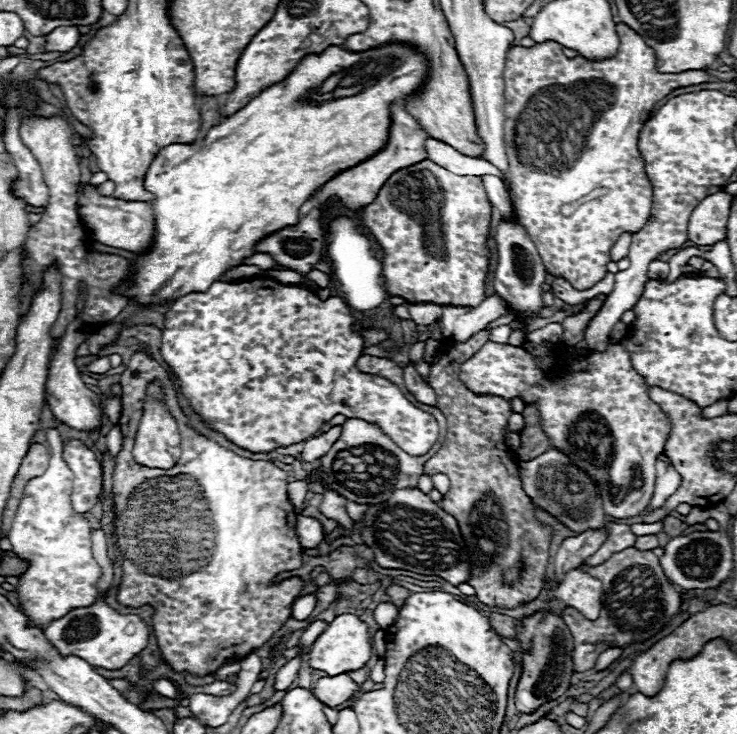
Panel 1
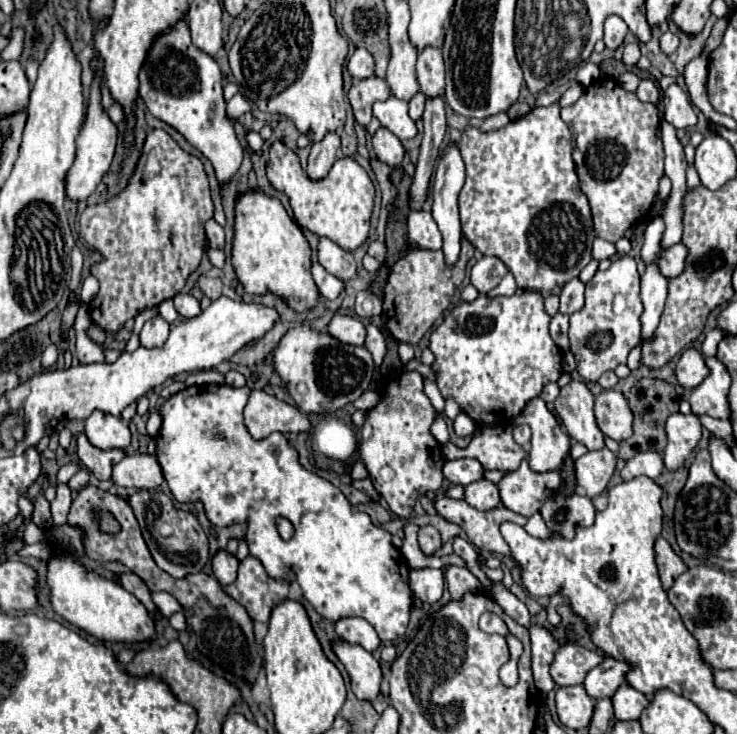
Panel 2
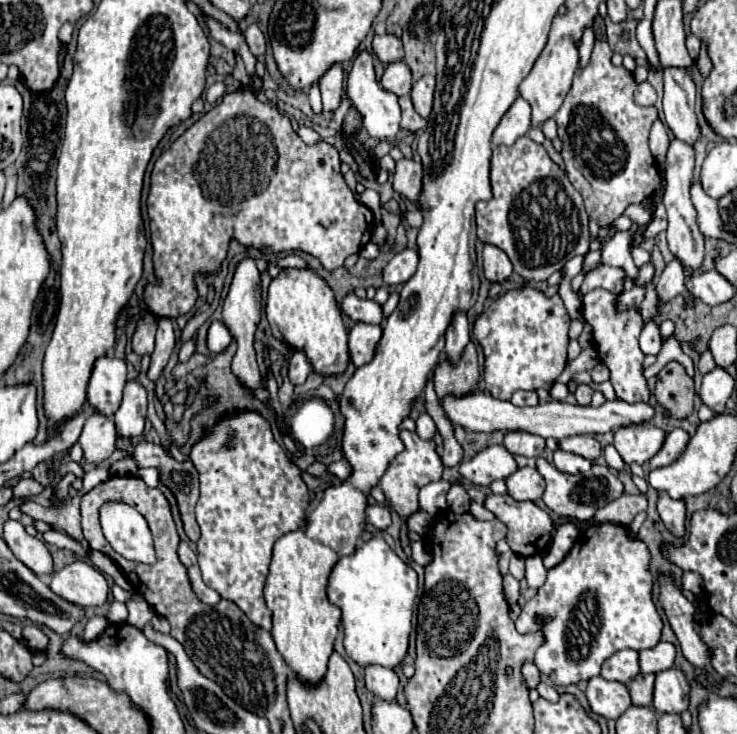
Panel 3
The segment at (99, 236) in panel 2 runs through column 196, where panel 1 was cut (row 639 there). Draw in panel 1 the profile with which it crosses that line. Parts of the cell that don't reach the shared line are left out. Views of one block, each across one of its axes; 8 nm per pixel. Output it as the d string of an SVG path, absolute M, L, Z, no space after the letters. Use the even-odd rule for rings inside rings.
M136 352L132 354L130 362L126 364L126 370L122 372L122 378L120 378L120 386L122 386L122 416L120 416L120 422L118 426L122 428L122 450L118 452L118 458L116 458L116 466L114 466L114 472L112 472L112 500L114 500L114 508L116 508L116 520L114 520L114 536L116 536L116 546L120 548L122 552L122 558L124 558L124 564L122 564L122 582L118 586L118 594L116 594L116 600L122 604L122 606L130 606L130 608L140 608L144 604L150 604L152 608L156 608L156 616L154 616L154 622L152 622L153 634L157 638L159 650L162 650L164 654L164 660L178 672L188 672L188 674L208 674L208 672L214 672L218 670L222 664L228 664L228 662L236 662L236 660L242 660L244 656L248 656L254 648L262 646L276 630L280 630L280 626L286 622L286 618L290 616L290 610L292 610L292 602L294 602L294 596L300 596L302 592L302 580L300 578L290 578L290 580L284 580L282 584L276 584L276 586L270 586L272 578L280 572L290 572L290 570L296 570L302 566L302 546L298 542L298 536L296 536L296 510L294 506L290 504L288 500L288 492L286 492L286 472L280 470L278 466L274 466L272 462L266 462L266 460L250 460L250 458L242 458L230 450L226 450L224 446L220 446L218 442L202 436L198 430L192 430L186 426L188 422L188 416L182 414L182 410L178 408L178 402L176 402L176 388L174 388L174 382L170 380L170 372L160 366L150 354L146 352ZM152 378L160 378L160 382L164 384L164 392L166 392L166 404L170 406L170 412L172 416L176 418L178 422L178 430L180 430L180 436L182 436L182 456L178 460L178 464L174 468L168 468L168 470L162 470L162 468L148 468L148 466L142 466L138 464L134 458L132 458L132 448L130 444L134 444L134 438L136 438L136 428L138 428L138 422L142 418L142 400L144 400L144 380L152 380Z

